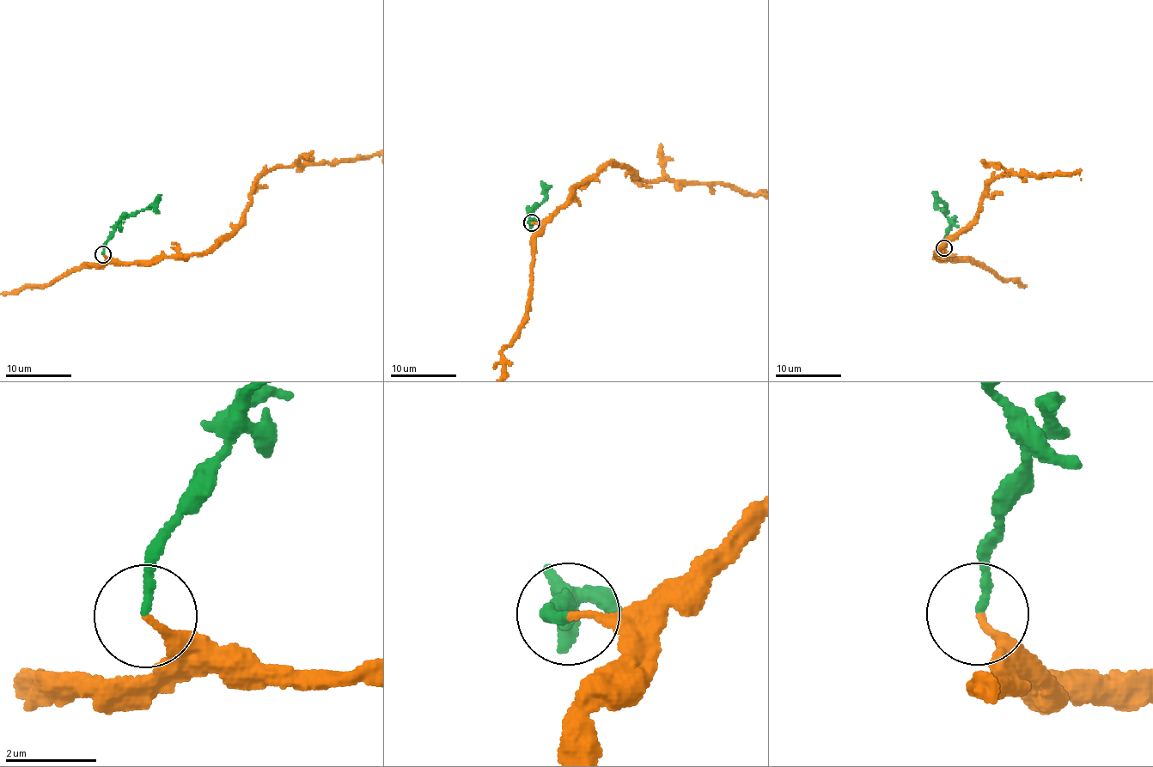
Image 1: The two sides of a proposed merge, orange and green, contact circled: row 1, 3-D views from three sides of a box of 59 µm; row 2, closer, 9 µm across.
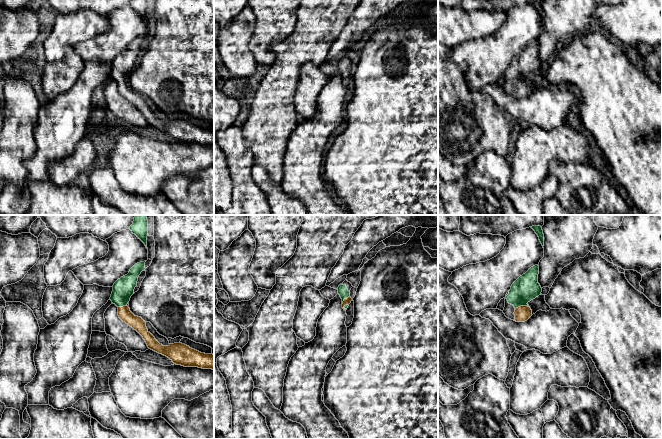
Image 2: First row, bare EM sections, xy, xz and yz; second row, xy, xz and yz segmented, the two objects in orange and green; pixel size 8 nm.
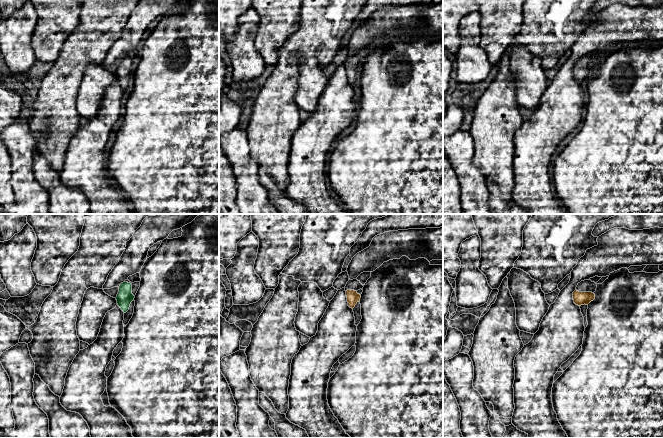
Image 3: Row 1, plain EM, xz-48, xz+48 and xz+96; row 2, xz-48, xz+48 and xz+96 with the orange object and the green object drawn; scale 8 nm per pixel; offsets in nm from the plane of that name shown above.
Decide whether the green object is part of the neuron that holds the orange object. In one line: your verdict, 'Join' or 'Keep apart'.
Join

